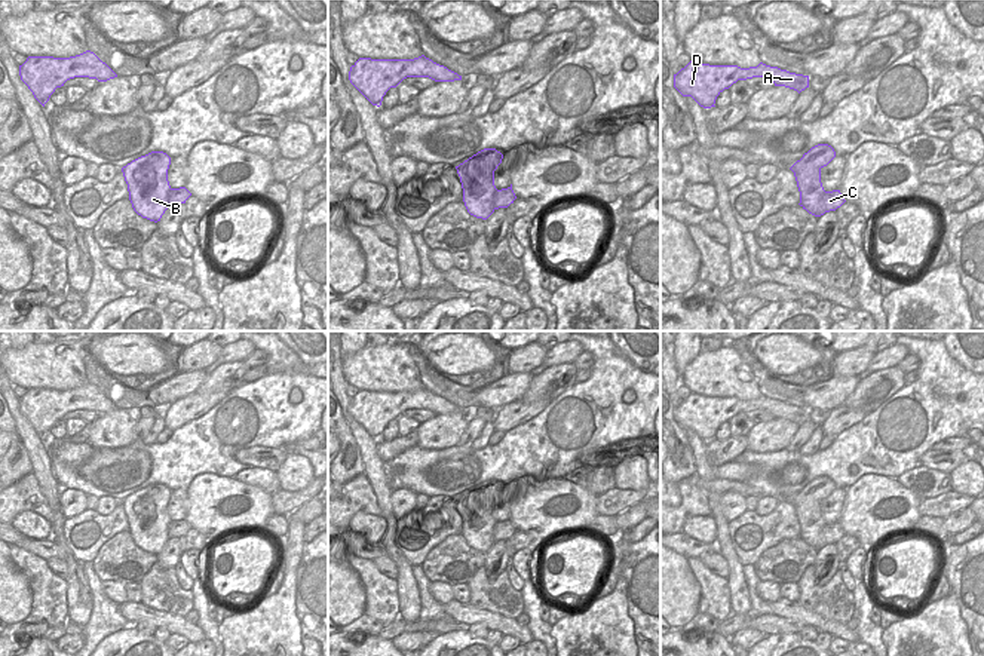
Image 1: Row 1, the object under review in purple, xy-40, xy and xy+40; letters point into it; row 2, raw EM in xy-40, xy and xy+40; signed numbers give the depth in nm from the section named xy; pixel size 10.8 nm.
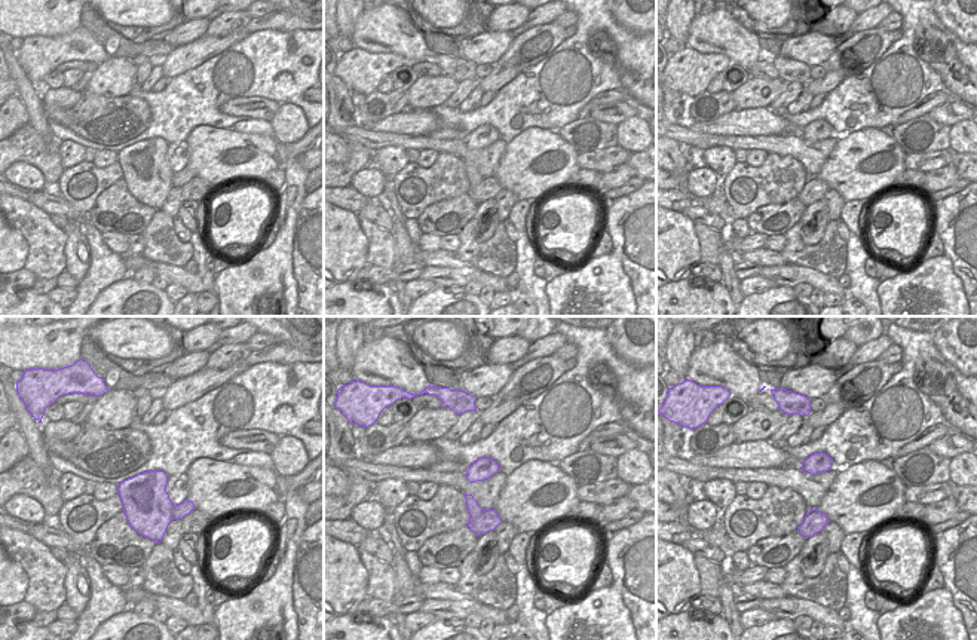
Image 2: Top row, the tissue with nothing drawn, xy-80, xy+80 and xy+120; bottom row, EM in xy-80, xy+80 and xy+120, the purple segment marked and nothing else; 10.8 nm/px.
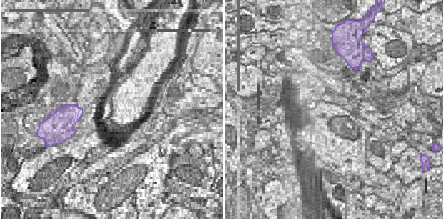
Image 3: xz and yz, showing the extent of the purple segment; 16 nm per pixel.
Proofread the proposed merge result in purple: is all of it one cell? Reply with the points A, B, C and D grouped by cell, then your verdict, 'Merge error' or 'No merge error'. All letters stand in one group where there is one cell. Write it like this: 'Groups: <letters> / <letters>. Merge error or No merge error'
Groups: A B D / C. Merge error

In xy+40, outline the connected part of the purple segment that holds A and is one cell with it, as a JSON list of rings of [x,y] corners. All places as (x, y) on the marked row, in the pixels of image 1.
[[[690,61],[674,74],[674,88],[683,96],[692,96],[701,107],[715,107],[717,96],[738,80],[767,77],[775,86],[785,86],[798,94],[809,88],[809,76],[790,73],[778,67],[760,62],[757,67],[741,68],[738,65],[709,65]]]

